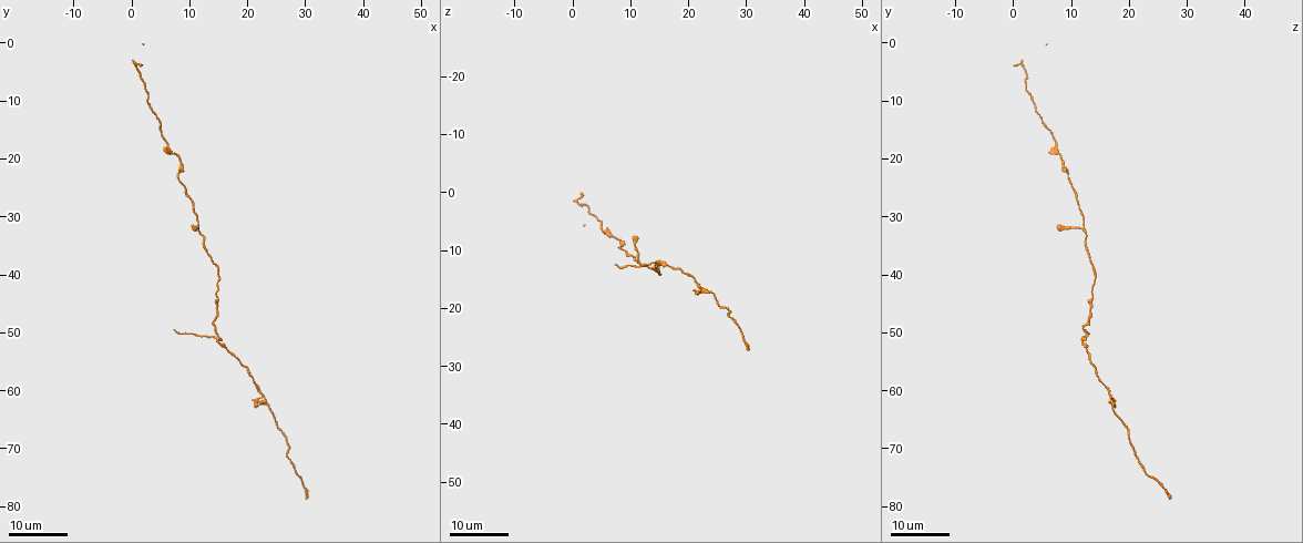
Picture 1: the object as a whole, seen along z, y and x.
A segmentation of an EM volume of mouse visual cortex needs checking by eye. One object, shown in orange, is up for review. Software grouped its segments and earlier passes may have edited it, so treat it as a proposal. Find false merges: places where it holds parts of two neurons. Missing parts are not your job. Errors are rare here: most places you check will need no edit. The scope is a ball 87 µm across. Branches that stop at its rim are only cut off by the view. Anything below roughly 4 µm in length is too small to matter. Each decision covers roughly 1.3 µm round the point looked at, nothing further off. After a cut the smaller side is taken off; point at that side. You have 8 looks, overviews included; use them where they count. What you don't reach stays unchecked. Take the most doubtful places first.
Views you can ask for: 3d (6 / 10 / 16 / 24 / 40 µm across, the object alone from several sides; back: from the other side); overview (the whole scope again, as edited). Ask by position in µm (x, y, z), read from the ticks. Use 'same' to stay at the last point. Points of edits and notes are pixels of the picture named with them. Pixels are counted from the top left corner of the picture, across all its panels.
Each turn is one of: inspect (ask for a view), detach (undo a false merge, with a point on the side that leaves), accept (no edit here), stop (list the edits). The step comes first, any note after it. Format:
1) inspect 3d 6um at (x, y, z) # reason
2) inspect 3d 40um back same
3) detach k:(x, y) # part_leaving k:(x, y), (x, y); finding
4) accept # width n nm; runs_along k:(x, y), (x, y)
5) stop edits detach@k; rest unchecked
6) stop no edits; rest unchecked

inspect 3d 24um at (14.0, 50.5, 12.0) # two arms at a narrow angle

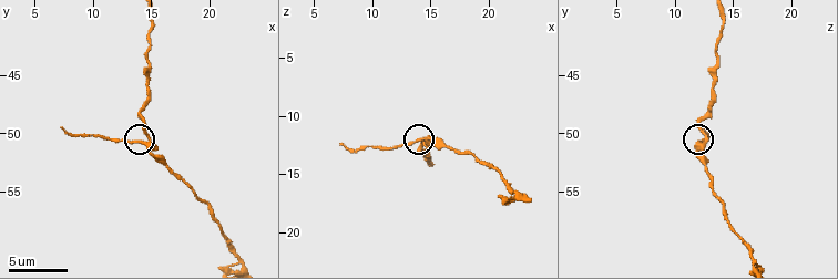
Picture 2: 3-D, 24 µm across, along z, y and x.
inspect 3d 6um at (14.4, 51.0, 11.8)

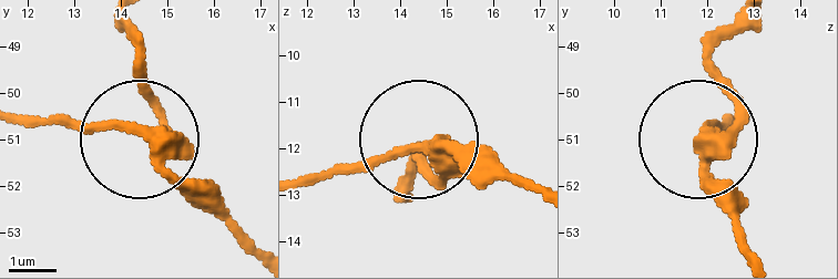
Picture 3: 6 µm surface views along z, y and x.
accept # runs_along 3:(124, 23), (156, 134), (29, 119); all the same neuron

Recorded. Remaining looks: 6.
inspect 3d 16um at (22.6, 60.8, 16.8) # thick turns thin

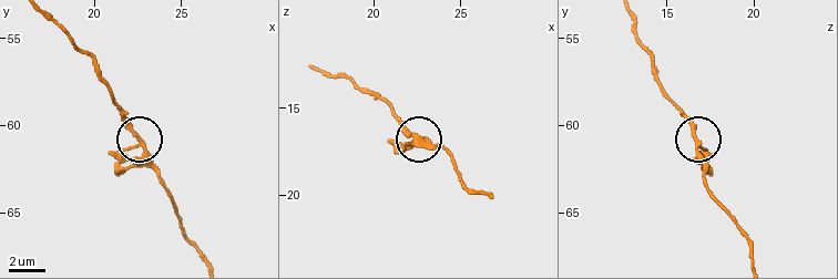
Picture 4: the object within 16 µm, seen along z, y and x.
accept # runs_along 4:(631, 19), (656, 76), (698, 140), (704, 177); all the same neuron

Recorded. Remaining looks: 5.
inspect 3d 24um at (9.0, 20.5, 8.5) # sudden change in width

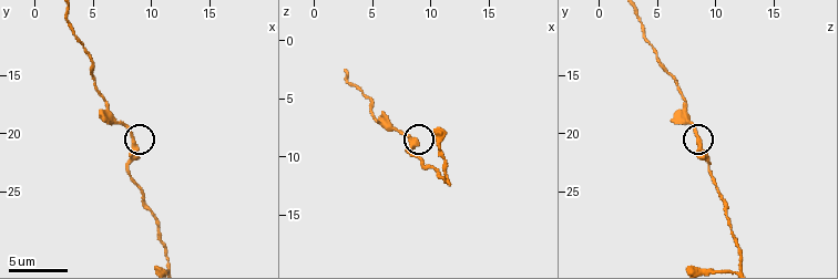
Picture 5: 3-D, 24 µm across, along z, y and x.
inspect 3d 10um at (8.6, 20.6, 8.6)

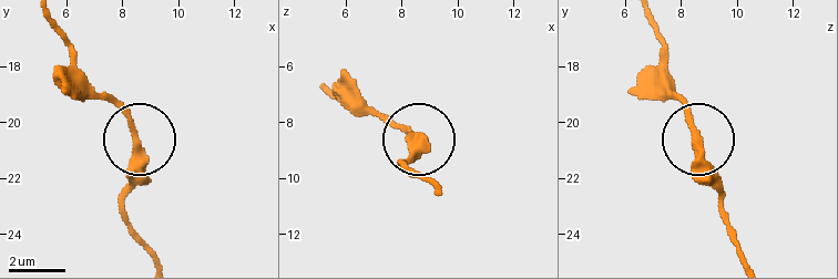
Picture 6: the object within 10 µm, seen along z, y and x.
accept # runs_along 6:(746, 260), (725, 225), (722, 196), (696, 125), (661, 78); all the same neuron

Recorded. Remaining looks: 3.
inspect 3d 6um at (6.0, 17.2, 7.4) # thick turns thin

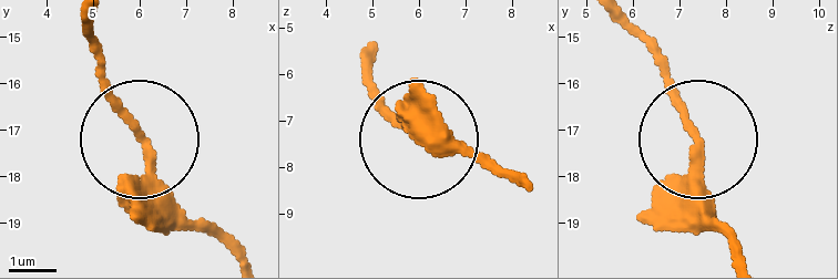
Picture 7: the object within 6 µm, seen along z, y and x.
inspect 3d 6um back at (6.10, 17.30, 7.35)

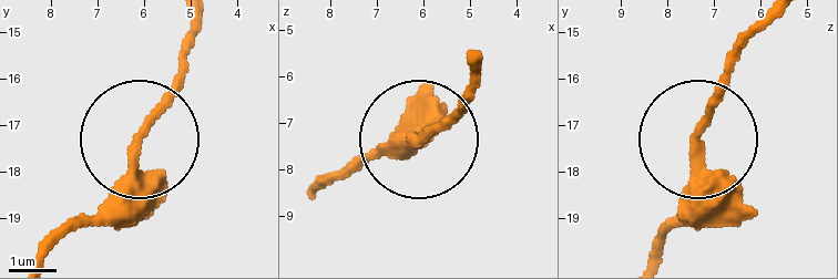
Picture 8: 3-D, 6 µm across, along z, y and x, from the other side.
accept # runs_along 8:(46, 257), (90, 221), (193, 47); all the same neuron

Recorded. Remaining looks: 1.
stop no edits; rest unchecked

